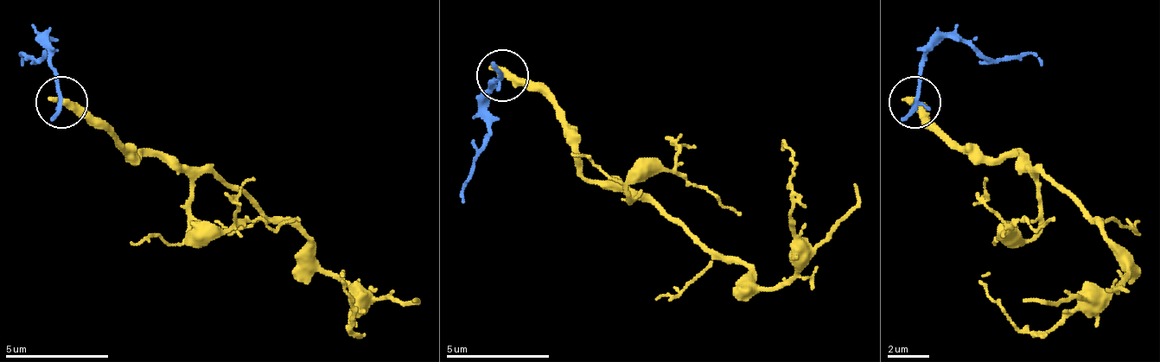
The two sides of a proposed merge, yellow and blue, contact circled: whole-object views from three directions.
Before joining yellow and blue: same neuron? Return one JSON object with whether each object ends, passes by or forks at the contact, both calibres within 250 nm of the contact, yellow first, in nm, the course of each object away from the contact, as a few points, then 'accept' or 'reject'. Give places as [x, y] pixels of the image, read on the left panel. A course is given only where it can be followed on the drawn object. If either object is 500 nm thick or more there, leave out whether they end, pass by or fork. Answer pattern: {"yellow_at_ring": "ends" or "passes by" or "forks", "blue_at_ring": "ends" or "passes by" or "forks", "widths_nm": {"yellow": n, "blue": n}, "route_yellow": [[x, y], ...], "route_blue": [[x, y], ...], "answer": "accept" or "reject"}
{"yellow_at_ring": "ends", "blue_at_ring": "ends", "widths_nm": {"yellow": 440, "blue": 260}, "route_yellow": [[62, 104], [83, 109], [135, 161], [213, 166], [270, 218], [290, 223], [353, 290], [353, 332], [342, 275]], "route_blue": [[62, 104], [57, 67], [47, 36], [47, 52], [21, 57], [21, 67]], "answer": "reject"}

